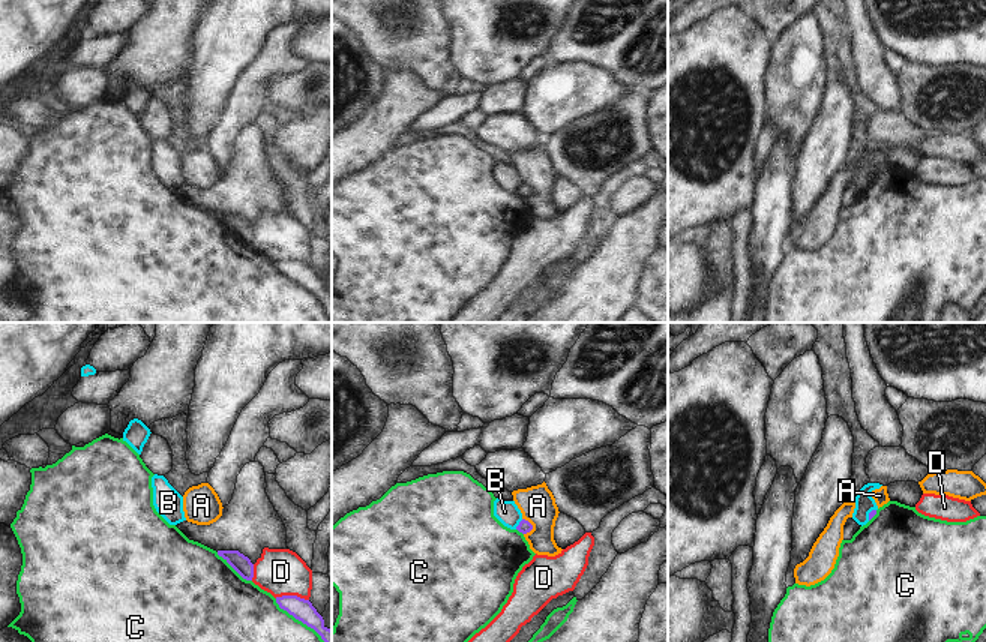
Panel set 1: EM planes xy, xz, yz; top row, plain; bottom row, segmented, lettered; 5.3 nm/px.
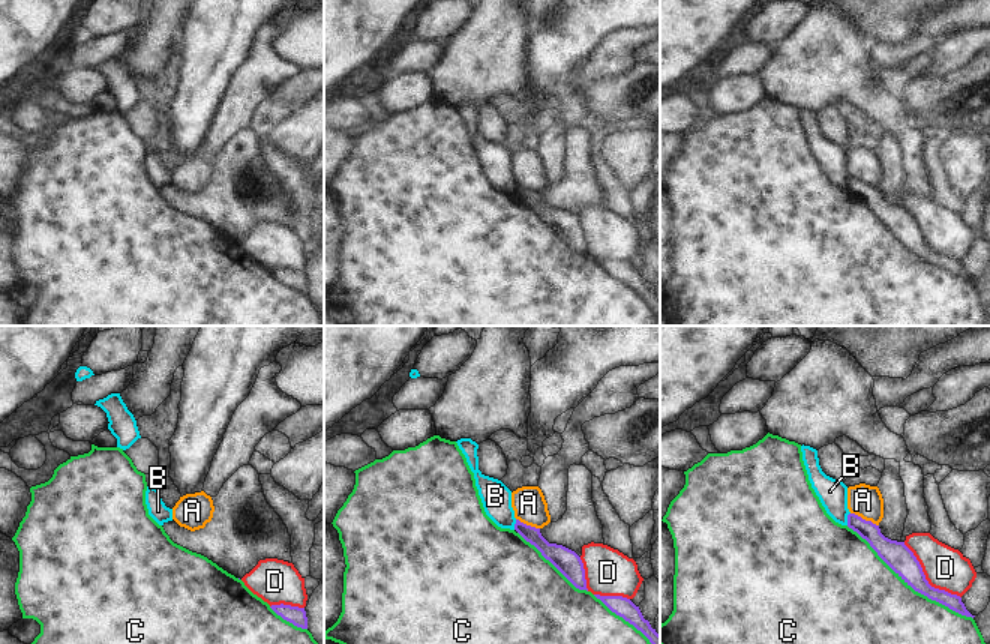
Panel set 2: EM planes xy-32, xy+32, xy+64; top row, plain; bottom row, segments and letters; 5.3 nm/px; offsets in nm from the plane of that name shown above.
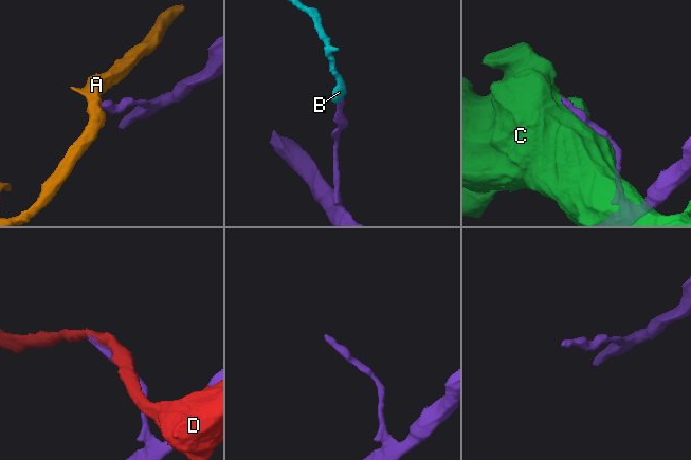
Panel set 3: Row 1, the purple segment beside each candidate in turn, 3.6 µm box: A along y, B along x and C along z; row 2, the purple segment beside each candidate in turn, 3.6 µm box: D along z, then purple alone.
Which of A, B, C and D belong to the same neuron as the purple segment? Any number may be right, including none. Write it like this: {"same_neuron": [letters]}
{"same_neuron": []}

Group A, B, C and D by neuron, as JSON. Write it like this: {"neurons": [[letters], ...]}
{"neurons": [["A"], ["B"], ["C"], ["D"]]}

